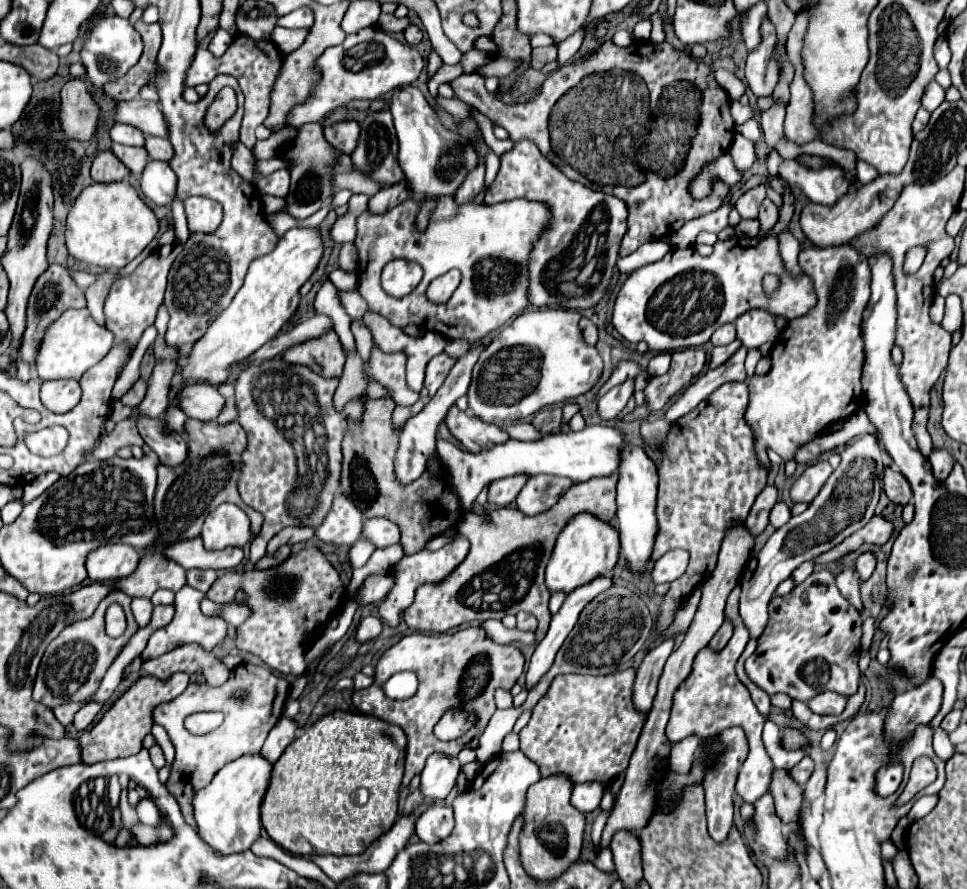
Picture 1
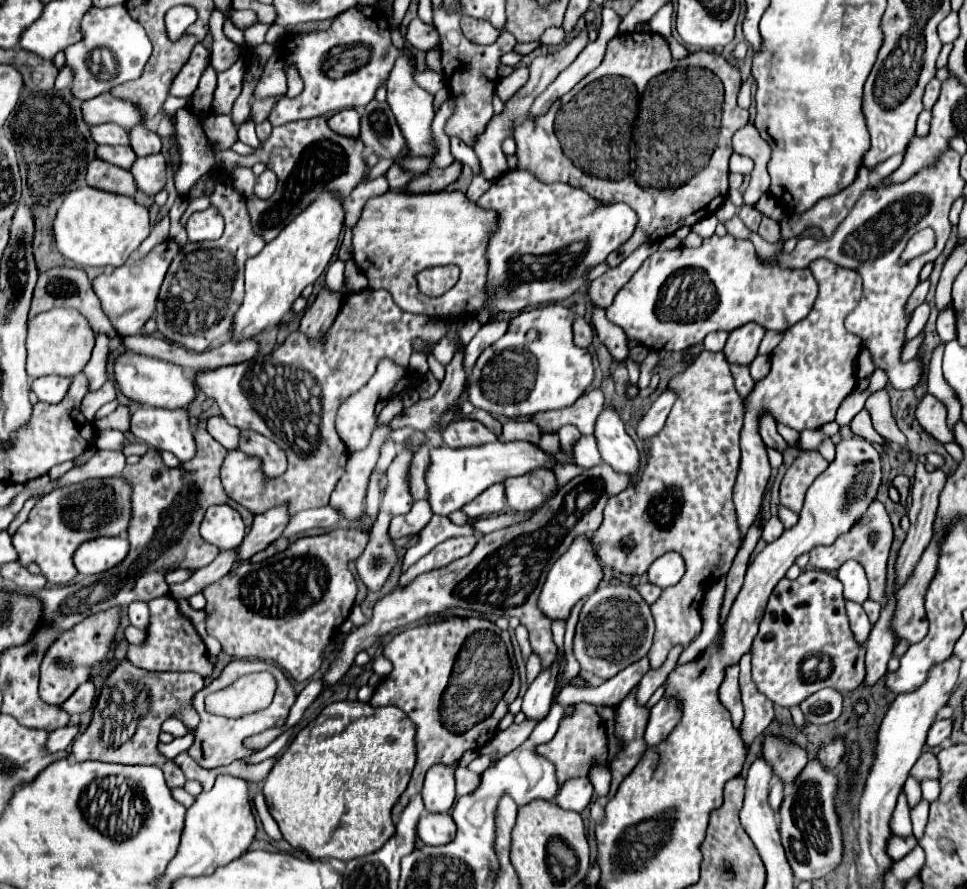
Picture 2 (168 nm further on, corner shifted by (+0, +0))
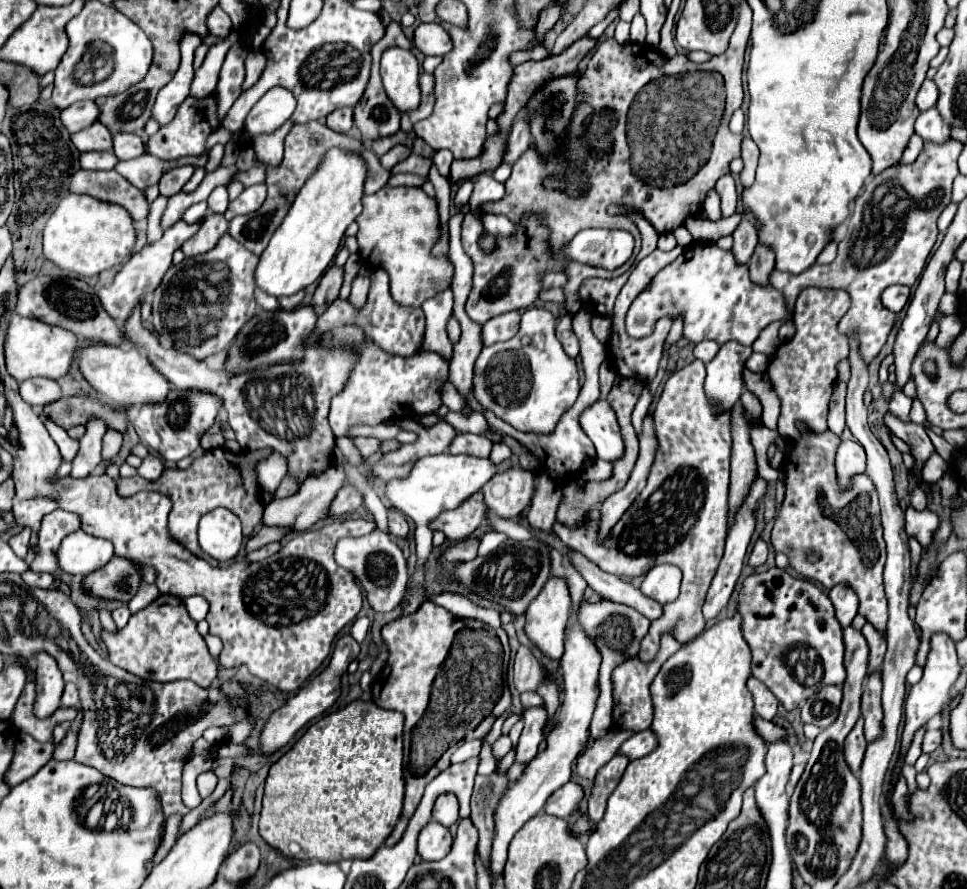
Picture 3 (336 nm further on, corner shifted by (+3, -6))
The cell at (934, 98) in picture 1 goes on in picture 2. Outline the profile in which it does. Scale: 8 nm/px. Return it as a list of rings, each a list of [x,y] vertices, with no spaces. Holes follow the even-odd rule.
[[[934,78],[934,80],[930,80],[930,84],[926,86],[926,92],[924,92],[924,108],[930,110],[936,104],[938,96],[940,96],[940,82],[938,82],[938,78]]]

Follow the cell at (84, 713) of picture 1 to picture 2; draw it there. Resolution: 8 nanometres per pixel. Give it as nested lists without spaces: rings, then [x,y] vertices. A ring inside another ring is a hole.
[[[76,724],[76,726],[64,726],[64,728],[58,728],[58,730],[50,732],[48,742],[46,742],[48,752],[68,750],[70,742],[76,738],[76,734],[78,734],[78,732],[80,732],[80,724]]]

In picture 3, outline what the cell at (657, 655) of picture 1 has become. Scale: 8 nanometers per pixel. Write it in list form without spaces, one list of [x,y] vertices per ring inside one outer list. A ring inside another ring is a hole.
[[[615,754],[603,768],[599,768],[599,772],[597,772],[595,780],[593,780],[591,796],[589,796],[589,818],[595,824],[603,818],[605,806],[607,806],[607,798],[617,788],[627,764],[629,764],[627,758],[617,758],[617,754]]]

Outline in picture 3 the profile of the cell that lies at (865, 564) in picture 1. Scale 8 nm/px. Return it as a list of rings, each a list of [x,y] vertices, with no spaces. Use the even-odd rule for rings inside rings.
[[[835,586],[827,596],[833,602],[837,622],[847,628],[857,614],[857,596],[853,594],[853,590],[849,590],[849,586]]]

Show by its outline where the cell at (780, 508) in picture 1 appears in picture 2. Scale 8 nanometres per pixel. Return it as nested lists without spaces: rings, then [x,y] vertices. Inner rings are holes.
[[[772,516],[766,524],[764,524],[764,532],[762,532],[762,540],[772,542],[780,536],[780,532],[784,532],[784,524],[780,522],[778,516]]]

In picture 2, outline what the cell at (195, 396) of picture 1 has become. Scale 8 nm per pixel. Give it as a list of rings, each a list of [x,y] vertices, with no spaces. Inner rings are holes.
[[[122,354],[114,364],[114,380],[120,386],[122,394],[136,400],[138,404],[154,406],[154,408],[188,408],[196,400],[194,380],[188,378],[176,364],[168,364],[156,358],[138,356],[138,354]]]

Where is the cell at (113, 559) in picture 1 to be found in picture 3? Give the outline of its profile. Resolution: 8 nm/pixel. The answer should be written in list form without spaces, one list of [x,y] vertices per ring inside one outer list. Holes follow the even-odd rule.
[[[83,530],[69,534],[57,550],[59,568],[69,574],[89,574],[113,558],[113,544]]]

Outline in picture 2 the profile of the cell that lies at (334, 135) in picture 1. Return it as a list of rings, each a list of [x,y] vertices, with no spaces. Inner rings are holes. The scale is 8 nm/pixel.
[[[340,110],[328,120],[328,126],[334,132],[338,132],[346,138],[358,138],[358,134],[360,134],[360,114],[356,110]]]

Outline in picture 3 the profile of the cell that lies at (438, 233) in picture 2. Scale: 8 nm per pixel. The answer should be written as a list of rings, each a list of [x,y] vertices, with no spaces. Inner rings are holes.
[[[383,186],[363,198],[363,212],[355,220],[359,224],[359,254],[369,270],[385,268],[391,278],[391,296],[401,306],[421,306],[425,298],[451,286],[453,266],[449,258],[433,258],[431,248],[437,240],[439,214],[435,198],[429,198],[415,186]]]

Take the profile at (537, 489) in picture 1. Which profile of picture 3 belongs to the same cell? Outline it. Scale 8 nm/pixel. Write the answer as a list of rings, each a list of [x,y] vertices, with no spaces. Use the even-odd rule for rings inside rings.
[[[513,466],[495,474],[481,490],[489,510],[503,518],[517,518],[531,504],[535,478],[529,470]]]

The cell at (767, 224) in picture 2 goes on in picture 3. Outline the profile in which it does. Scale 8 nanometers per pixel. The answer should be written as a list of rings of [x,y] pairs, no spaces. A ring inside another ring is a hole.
[[[757,246],[757,250],[753,252],[751,260],[749,260],[749,278],[751,282],[759,284],[759,286],[767,286],[769,284],[769,276],[775,270],[775,258],[771,250],[765,250],[765,246]]]

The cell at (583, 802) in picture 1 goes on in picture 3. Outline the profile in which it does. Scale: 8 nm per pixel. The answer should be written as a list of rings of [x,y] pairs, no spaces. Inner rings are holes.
[[[569,780],[565,786],[557,788],[545,802],[545,812],[557,818],[569,818],[573,810],[579,808],[579,802],[583,798],[583,788]]]

